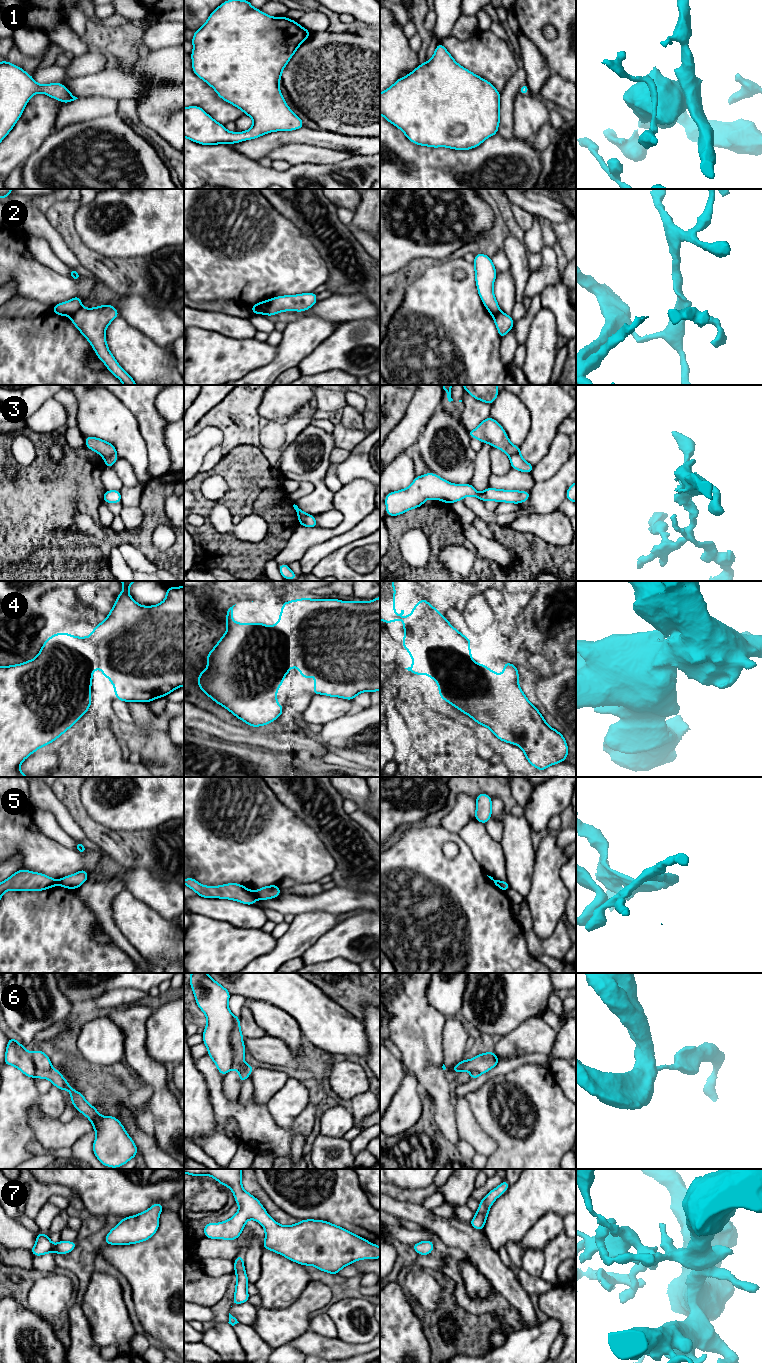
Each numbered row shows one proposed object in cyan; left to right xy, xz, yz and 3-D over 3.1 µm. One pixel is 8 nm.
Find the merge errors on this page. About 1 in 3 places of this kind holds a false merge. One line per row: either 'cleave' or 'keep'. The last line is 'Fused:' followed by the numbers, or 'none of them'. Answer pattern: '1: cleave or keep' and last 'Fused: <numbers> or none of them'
1: keep
2: cleave
3: cleave
4: keep
5: cleave
6: cleave
7: keep
Fused: 2, 3, 5, 6

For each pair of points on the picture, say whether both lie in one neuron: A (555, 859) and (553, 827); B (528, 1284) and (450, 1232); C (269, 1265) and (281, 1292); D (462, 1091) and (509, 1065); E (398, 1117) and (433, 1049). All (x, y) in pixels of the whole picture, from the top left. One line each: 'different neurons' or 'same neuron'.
A: different neurons
B: different neurons
C: same neuron
D: same neuron
E: different neurons

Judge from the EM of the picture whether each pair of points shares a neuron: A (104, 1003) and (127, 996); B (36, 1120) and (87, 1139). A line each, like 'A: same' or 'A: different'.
A: same
B: different

